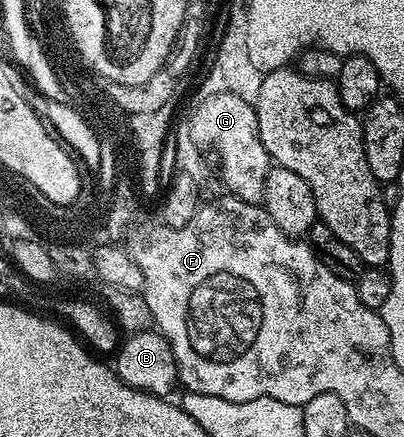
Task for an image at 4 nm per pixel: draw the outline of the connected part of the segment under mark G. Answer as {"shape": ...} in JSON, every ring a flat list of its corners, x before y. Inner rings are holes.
{"shape":[[239,93,216,94,203,98,192,113,191,136,196,145,213,149,220,160,220,177,229,194,251,205,265,200,270,158,258,135,256,106,247,96]]}

